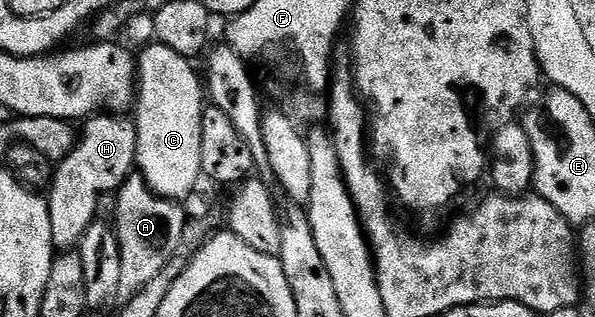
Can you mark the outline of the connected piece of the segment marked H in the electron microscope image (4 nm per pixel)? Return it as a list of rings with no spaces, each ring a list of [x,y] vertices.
[[[96,114],[83,121],[76,147],[55,165],[51,185],[46,192],[53,249],[75,249],[88,227],[97,219],[101,195],[119,192],[128,177],[133,175],[138,133],[135,123],[124,119],[128,118],[120,114]]]

